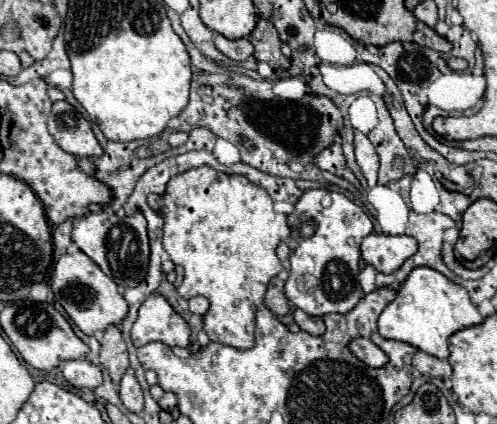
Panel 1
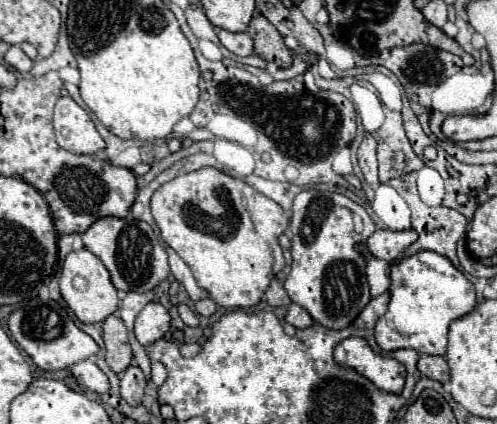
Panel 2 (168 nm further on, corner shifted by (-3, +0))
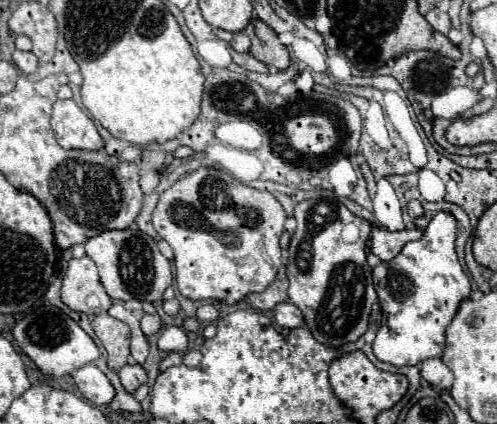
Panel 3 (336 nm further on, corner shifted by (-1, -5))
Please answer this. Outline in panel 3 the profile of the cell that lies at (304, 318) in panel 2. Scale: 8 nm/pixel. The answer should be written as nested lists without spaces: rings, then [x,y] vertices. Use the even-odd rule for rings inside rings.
[[[291,302],[277,304],[273,312],[275,312],[275,322],[281,328],[299,328],[299,326],[305,324],[301,310],[295,304],[291,304]]]

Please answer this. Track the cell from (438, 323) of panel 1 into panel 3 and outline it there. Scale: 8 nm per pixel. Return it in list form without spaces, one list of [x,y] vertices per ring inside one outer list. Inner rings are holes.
[[[437,212],[421,240],[405,248],[389,262],[373,268],[373,284],[379,296],[385,328],[377,332],[373,354],[393,366],[415,366],[429,358],[439,358],[445,350],[445,328],[453,320],[461,300],[469,298],[471,286],[457,254],[457,220],[449,212]]]

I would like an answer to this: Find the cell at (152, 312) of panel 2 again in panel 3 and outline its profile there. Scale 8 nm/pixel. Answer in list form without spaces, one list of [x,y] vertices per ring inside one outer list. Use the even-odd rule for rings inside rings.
[[[157,312],[155,314],[145,314],[143,320],[141,320],[141,330],[145,332],[145,336],[151,336],[151,334],[159,332],[161,330],[161,318],[159,318],[159,314]]]

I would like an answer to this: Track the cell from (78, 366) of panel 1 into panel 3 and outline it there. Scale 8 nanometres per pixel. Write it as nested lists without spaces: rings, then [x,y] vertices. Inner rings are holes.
[[[87,364],[87,366],[79,368],[79,370],[75,370],[73,380],[75,380],[79,392],[89,402],[93,402],[97,406],[111,404],[111,400],[115,396],[115,388],[111,386],[107,376],[95,364]]]

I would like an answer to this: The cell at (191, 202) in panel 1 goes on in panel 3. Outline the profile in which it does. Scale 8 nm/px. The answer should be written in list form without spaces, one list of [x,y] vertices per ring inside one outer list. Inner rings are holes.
[[[197,168],[181,176],[159,198],[153,210],[153,226],[157,234],[173,248],[173,264],[177,288],[191,300],[223,300],[235,304],[251,292],[263,292],[277,276],[281,266],[279,236],[285,230],[287,214],[271,192],[261,192],[241,184],[221,168]]]

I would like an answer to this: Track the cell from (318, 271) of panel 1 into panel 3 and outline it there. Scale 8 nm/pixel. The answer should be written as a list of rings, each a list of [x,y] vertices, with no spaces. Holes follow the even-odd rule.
[[[303,200],[295,208],[297,230],[291,236],[287,276],[289,276],[289,302],[293,302],[305,318],[307,328],[313,338],[327,348],[341,348],[343,344],[355,342],[365,334],[369,324],[369,314],[377,302],[377,294],[371,280],[371,266],[365,258],[365,246],[371,232],[371,224],[355,214],[351,214],[339,200]]]

